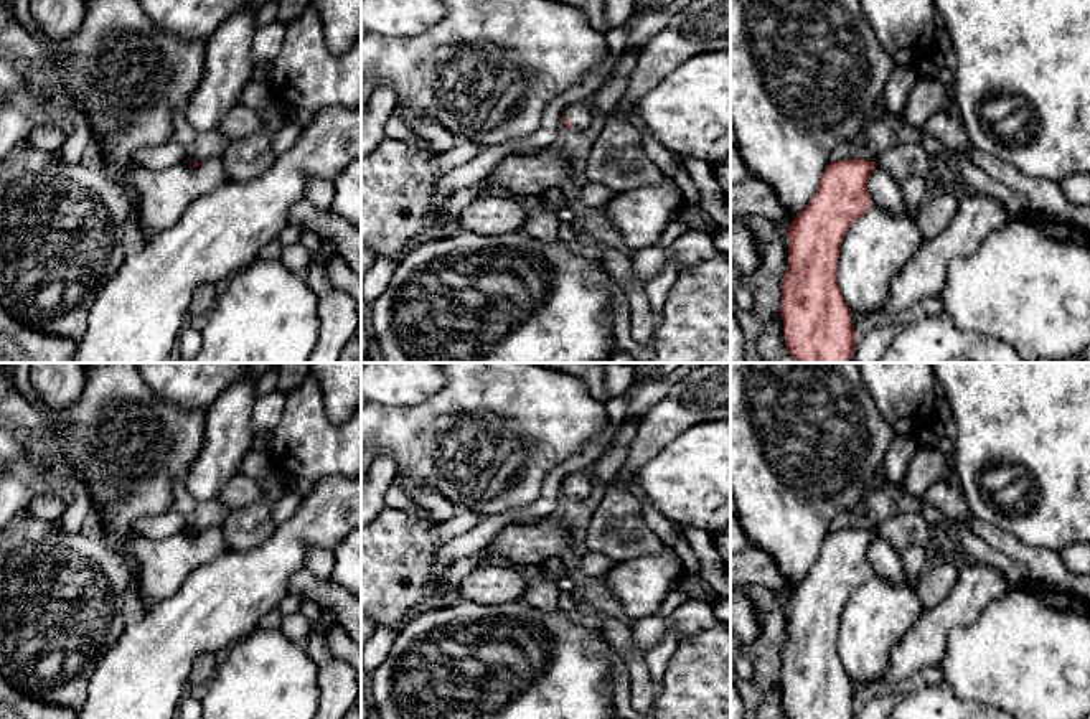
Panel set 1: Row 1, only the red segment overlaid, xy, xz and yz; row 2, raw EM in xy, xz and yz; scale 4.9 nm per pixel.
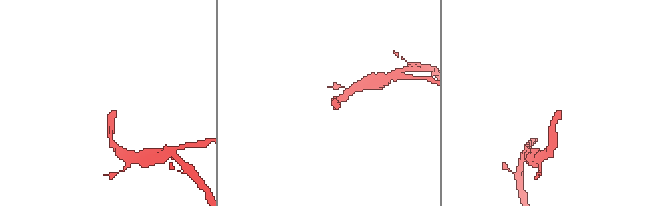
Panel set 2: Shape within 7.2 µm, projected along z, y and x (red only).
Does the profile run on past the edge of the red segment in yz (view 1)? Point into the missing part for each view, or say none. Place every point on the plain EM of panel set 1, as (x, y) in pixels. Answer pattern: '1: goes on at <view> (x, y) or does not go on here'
1: does not go on here

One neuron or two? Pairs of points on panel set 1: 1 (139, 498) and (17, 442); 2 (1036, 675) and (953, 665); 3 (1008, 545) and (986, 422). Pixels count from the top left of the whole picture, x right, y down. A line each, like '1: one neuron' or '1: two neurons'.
1: one neuron
2: one neuron
3: two neurons

